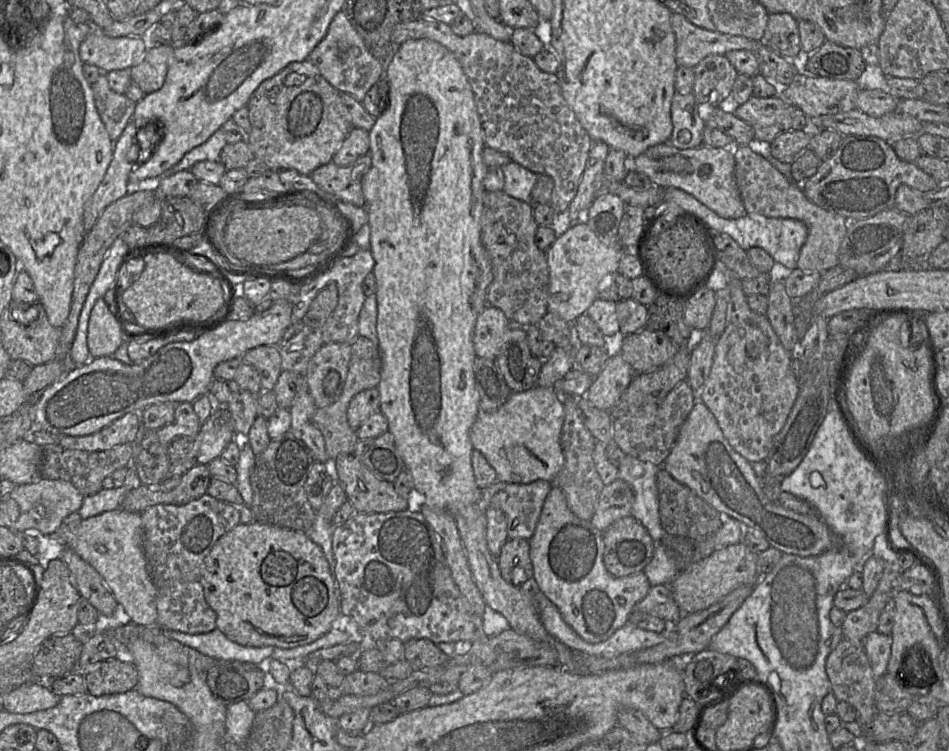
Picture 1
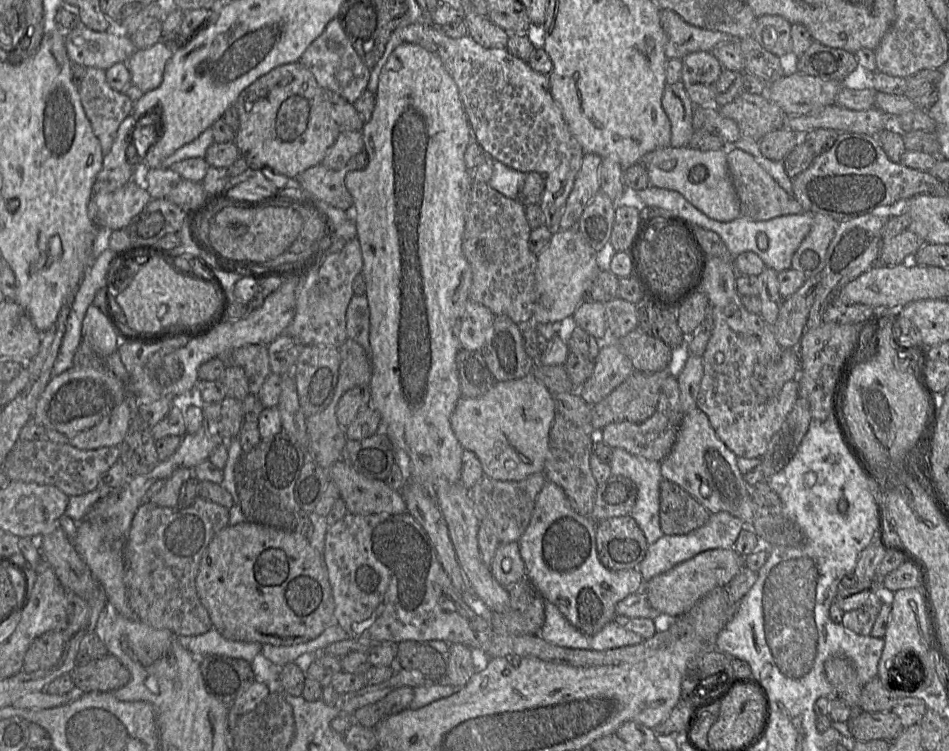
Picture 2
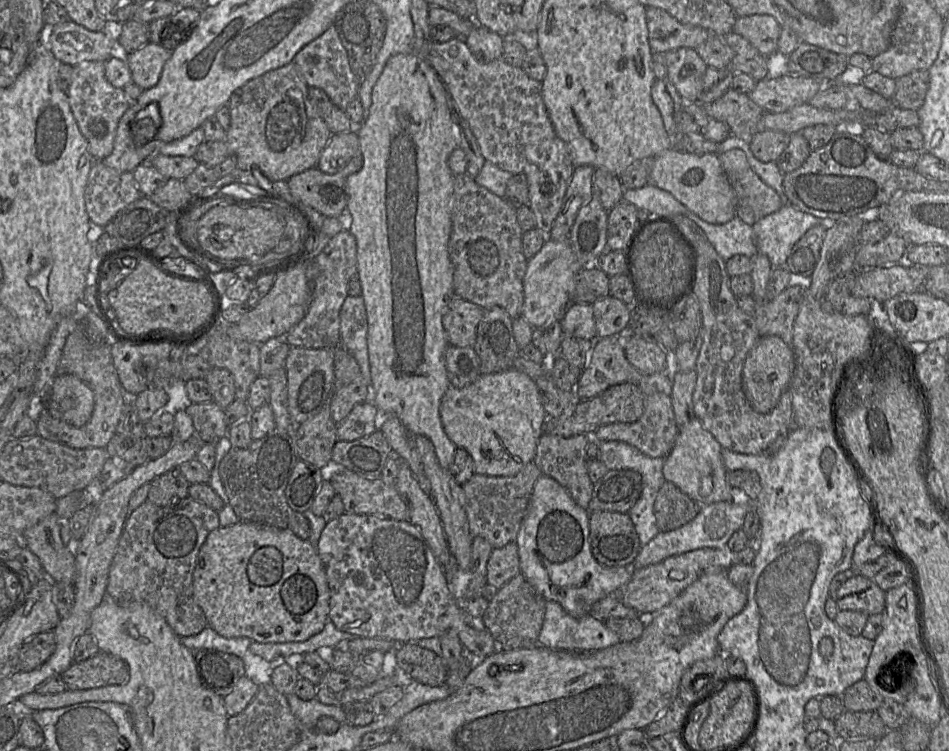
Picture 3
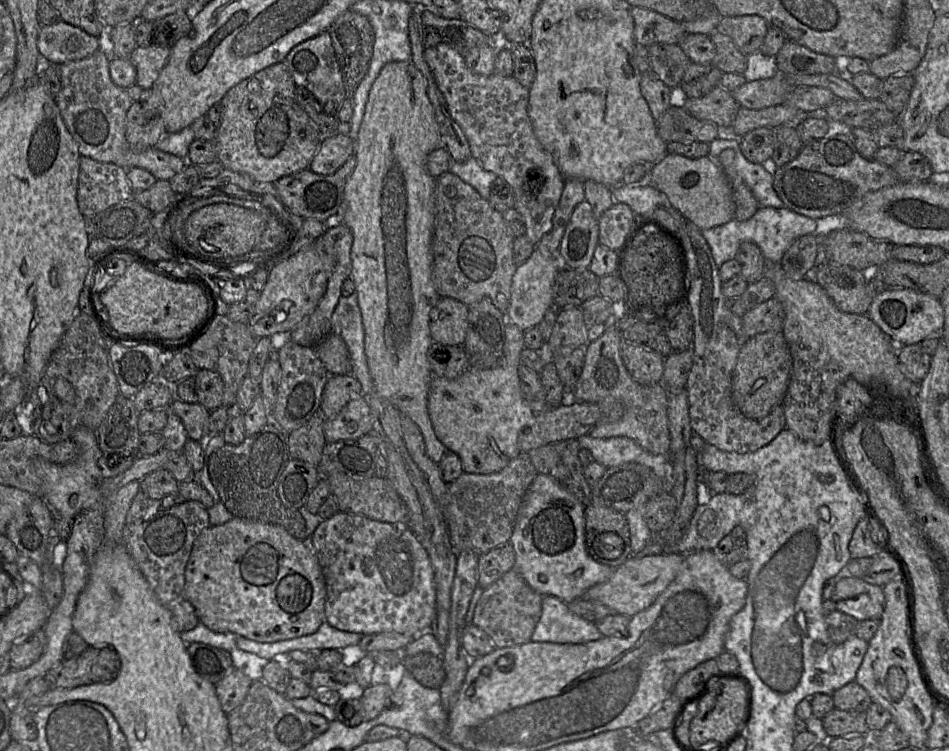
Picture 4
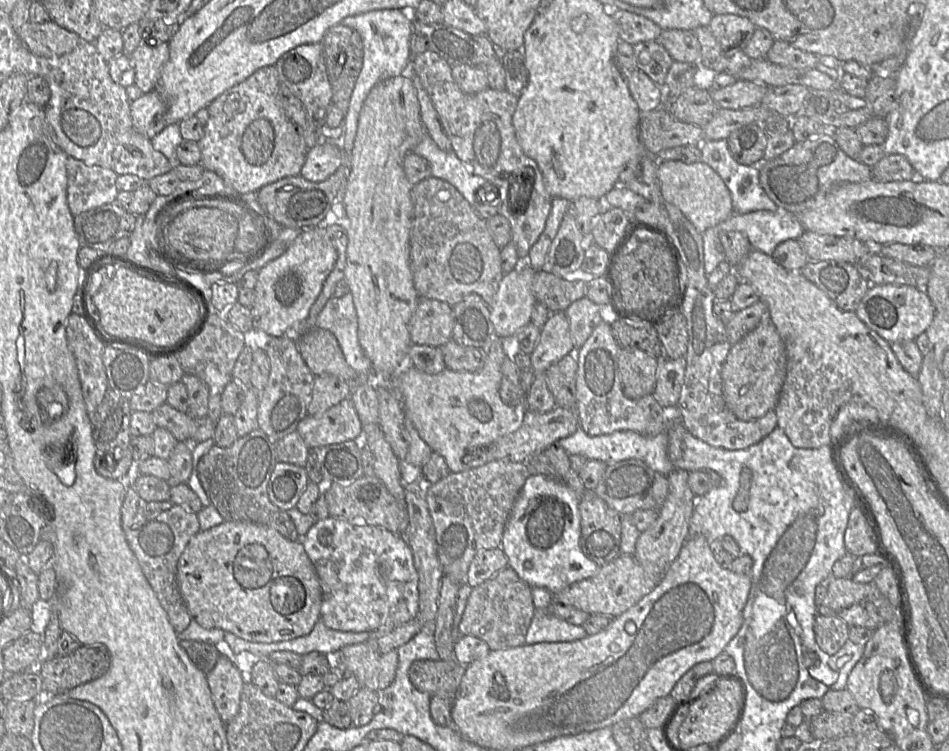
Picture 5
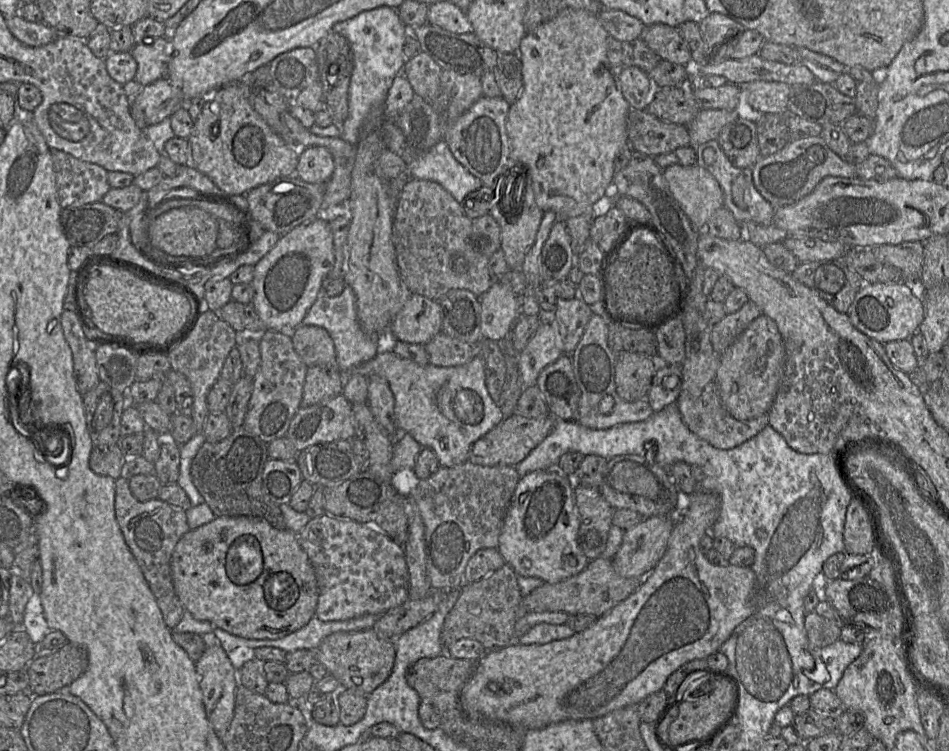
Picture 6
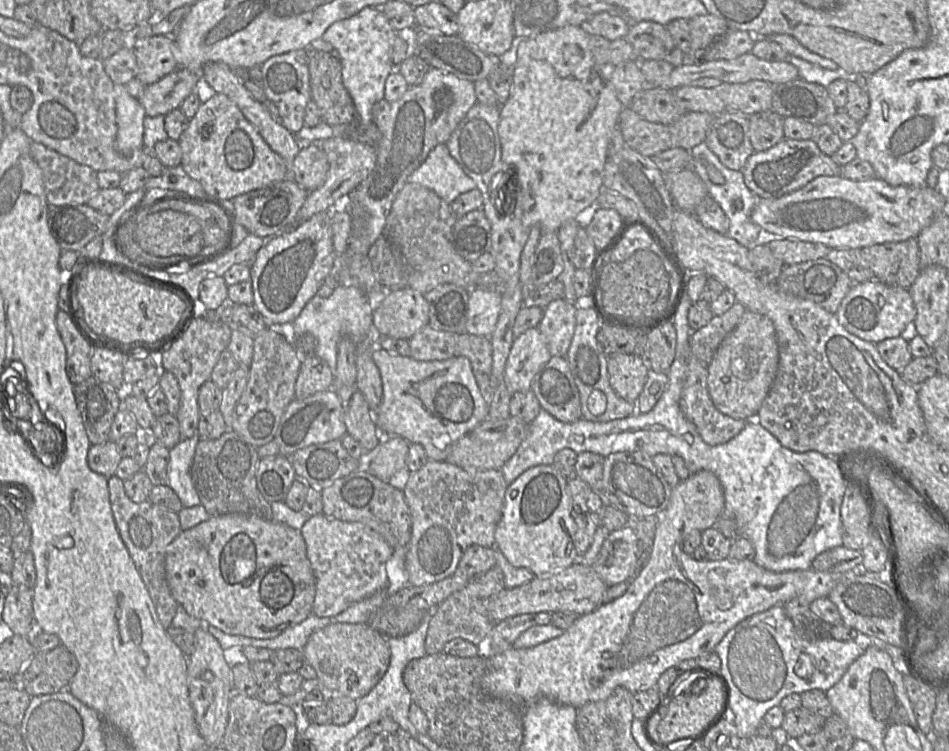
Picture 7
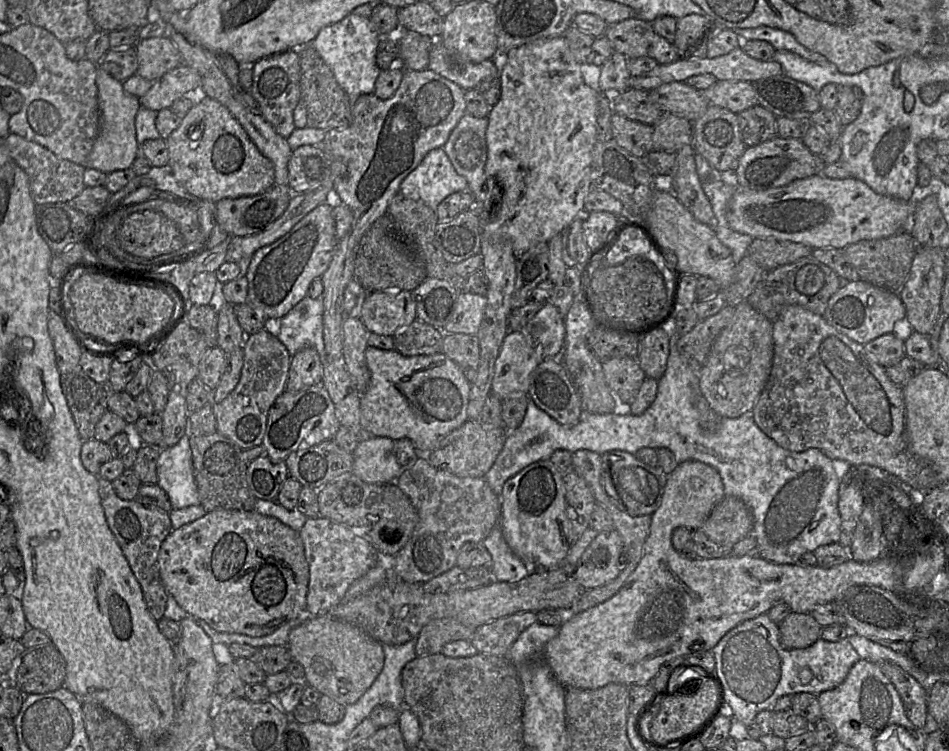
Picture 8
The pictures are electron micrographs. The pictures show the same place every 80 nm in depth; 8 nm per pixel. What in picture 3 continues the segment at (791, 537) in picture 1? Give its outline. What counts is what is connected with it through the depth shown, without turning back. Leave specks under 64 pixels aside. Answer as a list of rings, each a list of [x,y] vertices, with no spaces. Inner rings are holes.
[[[695,417],[680,429],[673,448],[665,457],[664,478],[699,505],[732,501],[732,487],[727,480],[727,469],[723,464],[721,451],[720,443],[703,428],[701,421]]]

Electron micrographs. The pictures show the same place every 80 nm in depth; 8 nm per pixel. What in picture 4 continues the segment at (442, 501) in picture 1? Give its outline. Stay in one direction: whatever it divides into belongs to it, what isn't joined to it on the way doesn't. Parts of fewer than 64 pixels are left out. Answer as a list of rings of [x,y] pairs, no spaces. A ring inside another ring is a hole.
[[[411,61],[387,63],[381,69],[369,91],[365,113],[355,140],[354,156],[357,163],[345,185],[342,201],[344,224],[342,223],[341,225],[348,227],[353,236],[353,244],[351,247],[352,271],[350,278],[355,285],[355,293],[357,294],[358,306],[361,312],[364,328],[364,353],[369,373],[373,381],[374,393],[382,399],[387,400],[401,414],[406,415],[417,426],[424,438],[426,454],[436,464],[440,462],[444,454],[448,451],[437,439],[428,413],[428,392],[430,383],[434,378],[427,359],[428,349],[434,343],[430,335],[430,322],[433,310],[441,299],[441,296],[437,293],[431,277],[433,266],[432,238],[436,213],[436,178],[428,172],[427,162],[429,154],[439,148],[442,148],[440,124],[427,94],[426,78]]]

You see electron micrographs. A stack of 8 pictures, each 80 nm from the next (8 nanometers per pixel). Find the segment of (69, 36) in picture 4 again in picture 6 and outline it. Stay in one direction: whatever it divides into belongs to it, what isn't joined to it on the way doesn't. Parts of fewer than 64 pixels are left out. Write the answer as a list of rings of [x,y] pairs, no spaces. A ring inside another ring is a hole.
[[[18,13],[5,18],[11,34],[31,47],[40,47],[53,42],[60,34],[47,24],[30,22]]]

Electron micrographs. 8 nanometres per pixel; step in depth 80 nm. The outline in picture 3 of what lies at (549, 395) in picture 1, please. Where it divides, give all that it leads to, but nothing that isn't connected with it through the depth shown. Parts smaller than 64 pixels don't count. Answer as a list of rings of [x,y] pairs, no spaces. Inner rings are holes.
[[[515,368],[497,373],[484,372],[476,381],[463,388],[450,386],[440,404],[440,418],[446,435],[457,446],[457,448],[463,448],[471,455],[474,461],[475,474],[488,476],[514,476],[526,464],[533,462],[539,439],[543,434],[543,424],[547,417],[535,380]]]

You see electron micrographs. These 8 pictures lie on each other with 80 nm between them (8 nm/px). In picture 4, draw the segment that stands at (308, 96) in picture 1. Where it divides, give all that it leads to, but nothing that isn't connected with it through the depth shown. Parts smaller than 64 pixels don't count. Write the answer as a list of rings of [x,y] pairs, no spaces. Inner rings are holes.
[[[285,63],[267,67],[232,87],[218,103],[220,122],[214,138],[217,147],[217,160],[224,169],[245,172],[261,183],[273,183],[287,176],[307,169],[316,154],[322,131],[296,103],[296,84]]]

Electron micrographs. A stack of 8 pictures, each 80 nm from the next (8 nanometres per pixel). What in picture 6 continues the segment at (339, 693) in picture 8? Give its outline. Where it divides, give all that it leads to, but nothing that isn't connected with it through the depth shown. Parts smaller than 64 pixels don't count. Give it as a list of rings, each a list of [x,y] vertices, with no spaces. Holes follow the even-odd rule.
[[[372,628],[358,632],[335,632],[323,639],[315,653],[318,662],[342,686],[365,696],[387,680],[395,661],[393,641],[380,636]]]

